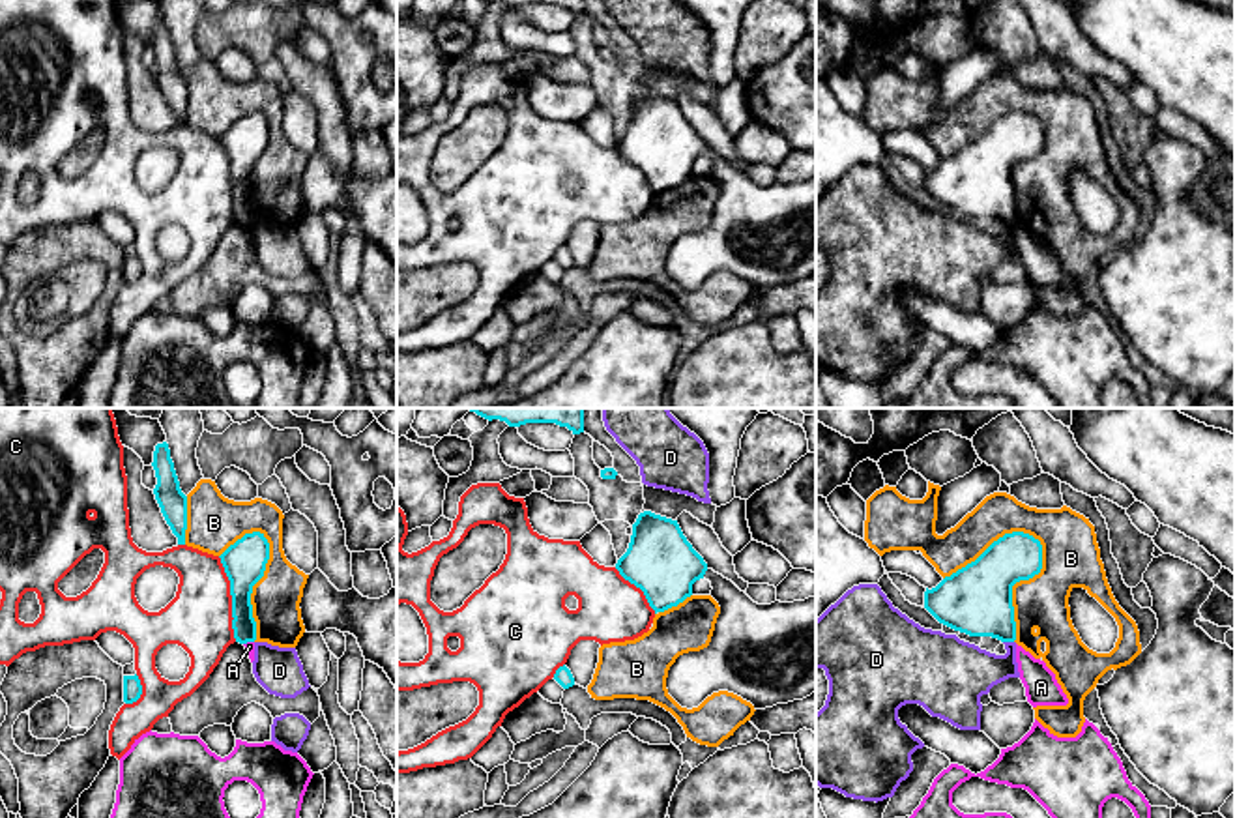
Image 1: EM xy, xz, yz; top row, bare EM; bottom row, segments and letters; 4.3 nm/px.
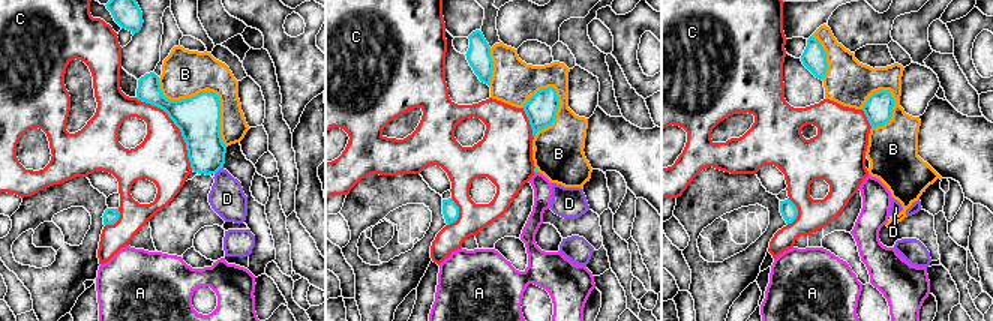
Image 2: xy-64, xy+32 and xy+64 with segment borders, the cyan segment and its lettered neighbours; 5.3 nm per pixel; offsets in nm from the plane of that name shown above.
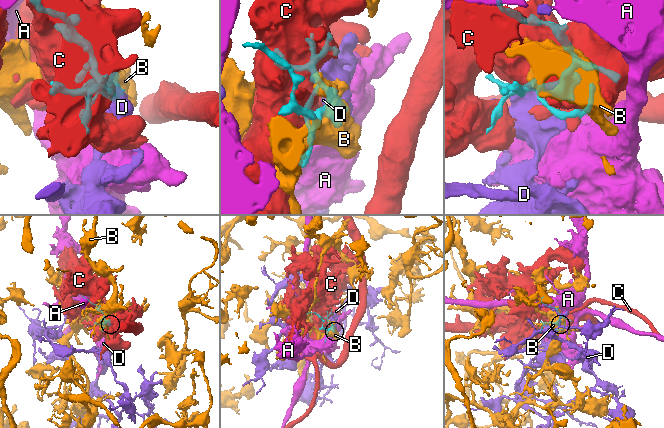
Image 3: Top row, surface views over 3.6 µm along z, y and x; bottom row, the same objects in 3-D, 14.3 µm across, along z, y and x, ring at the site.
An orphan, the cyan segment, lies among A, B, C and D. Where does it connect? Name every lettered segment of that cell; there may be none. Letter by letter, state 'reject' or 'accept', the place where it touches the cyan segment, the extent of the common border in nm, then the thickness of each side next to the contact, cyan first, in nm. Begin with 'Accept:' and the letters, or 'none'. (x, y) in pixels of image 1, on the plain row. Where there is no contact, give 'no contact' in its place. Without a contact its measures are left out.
Accept: none
A: reject; contact xy (247, 221); length 50 nm; calibres 100 and 50 nm
B: reject; contact yz (1022, 160); length 480 nm; calibres 300 and 260 nm
C: reject; contact xy (232, 180); length 380 nm; calibres 180 and 280 nm
D: reject; contact yz (1009, 221); length 50 nm; calibres 300 and 260 nm

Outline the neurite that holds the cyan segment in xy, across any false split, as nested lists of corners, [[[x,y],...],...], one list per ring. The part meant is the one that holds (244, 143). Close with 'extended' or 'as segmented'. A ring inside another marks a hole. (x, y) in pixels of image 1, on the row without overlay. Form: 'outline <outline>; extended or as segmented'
outline [[[260,112],[245,114],[221,137],[221,144],[230,161],[232,210],[240,225],[256,221],[256,202],[253,198],[253,167],[264,157],[269,140],[269,124]]]; as segmented

